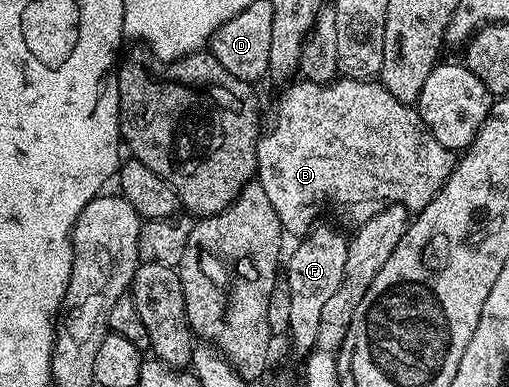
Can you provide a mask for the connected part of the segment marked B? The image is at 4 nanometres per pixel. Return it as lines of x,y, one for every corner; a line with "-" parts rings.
339,77
333,82
308,82
305,80
294,80
290,86
278,98
278,107
274,110
274,119
270,122
270,127
263,129
258,135
258,147
256,148
256,160
258,161
258,172
256,181
260,188
264,188
264,193
268,196
268,201
272,203
272,208
276,208
276,216
280,216
280,224
287,235
298,234
305,236
310,233
315,225
314,217
318,214
321,206
334,206
334,210
346,222
361,224
368,221
372,216
376,216
384,208
389,206
403,206
408,212
417,212
429,204
438,195
440,188
450,179
450,173
454,171
456,161
455,151
444,148
432,132
426,130
426,125
420,120
417,109
410,108
407,114
402,114
398,122
404,129
410,130
407,134
382,134
382,110
399,109
400,104
394,96
377,80
363,80
360,78

